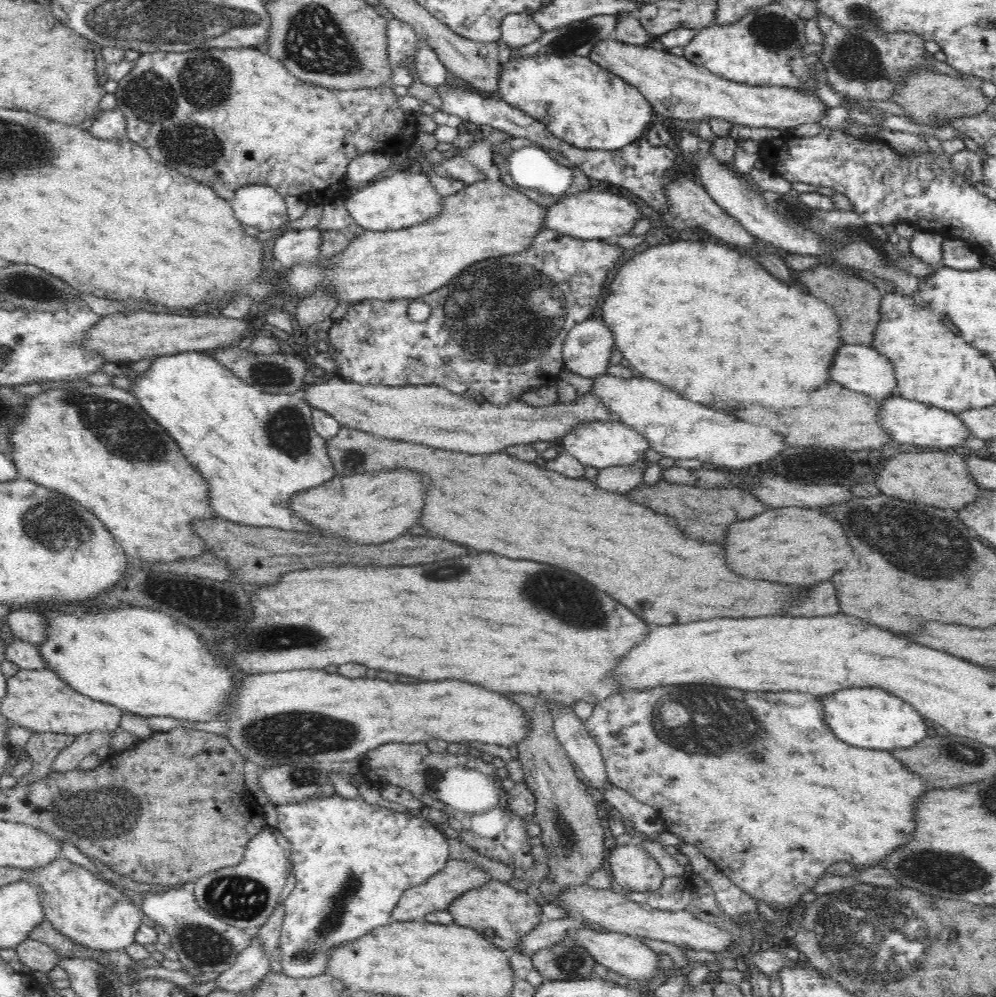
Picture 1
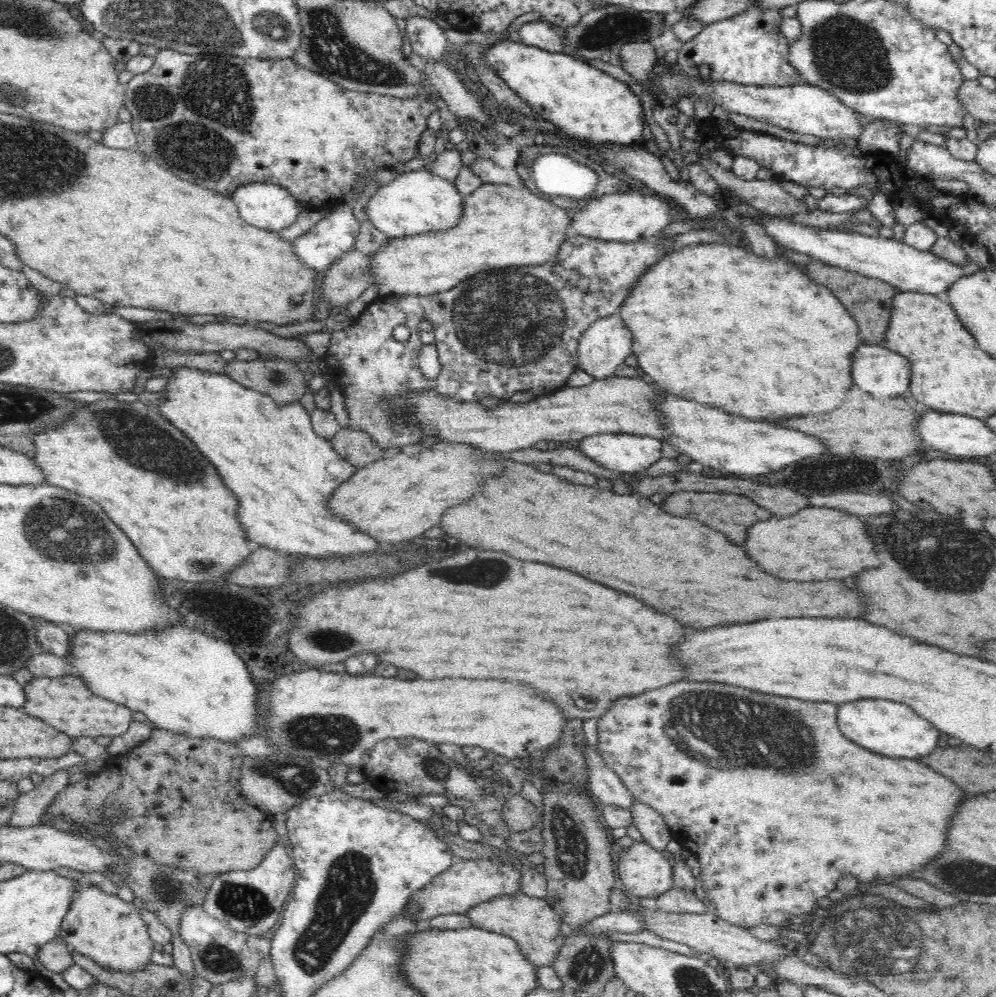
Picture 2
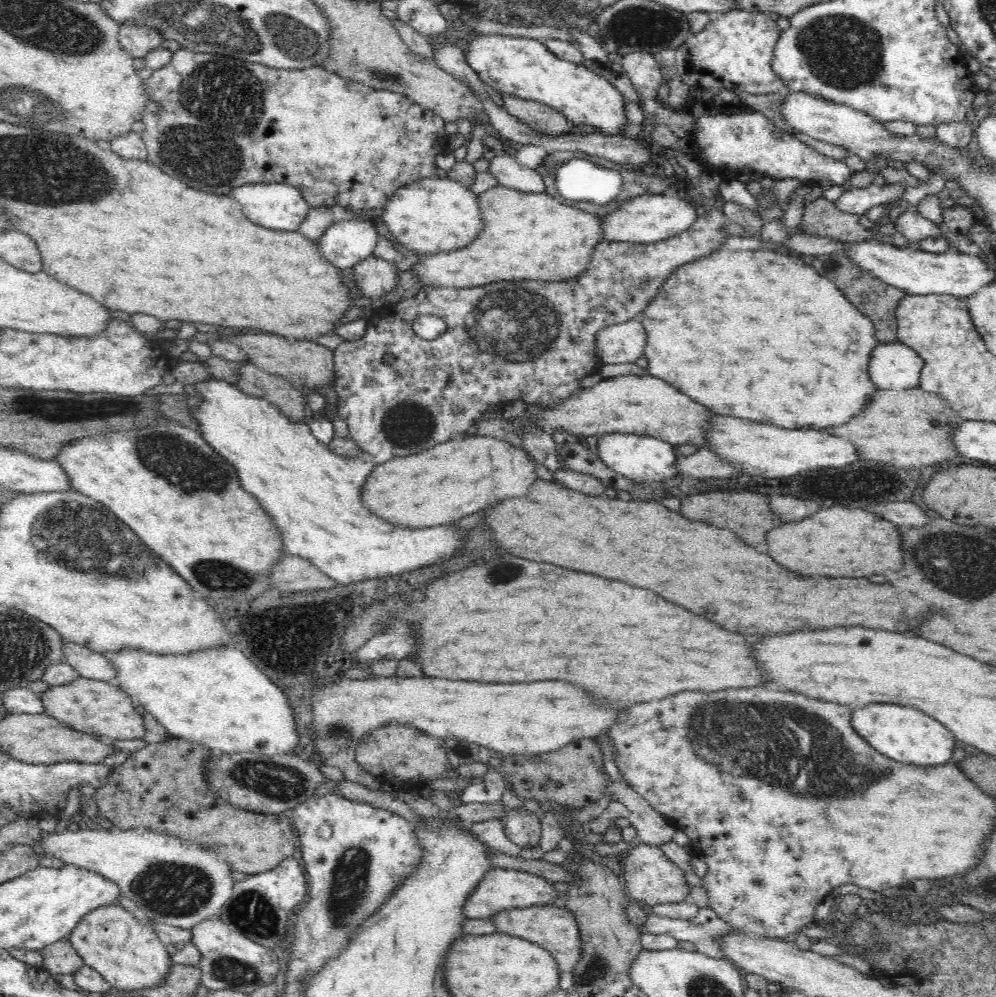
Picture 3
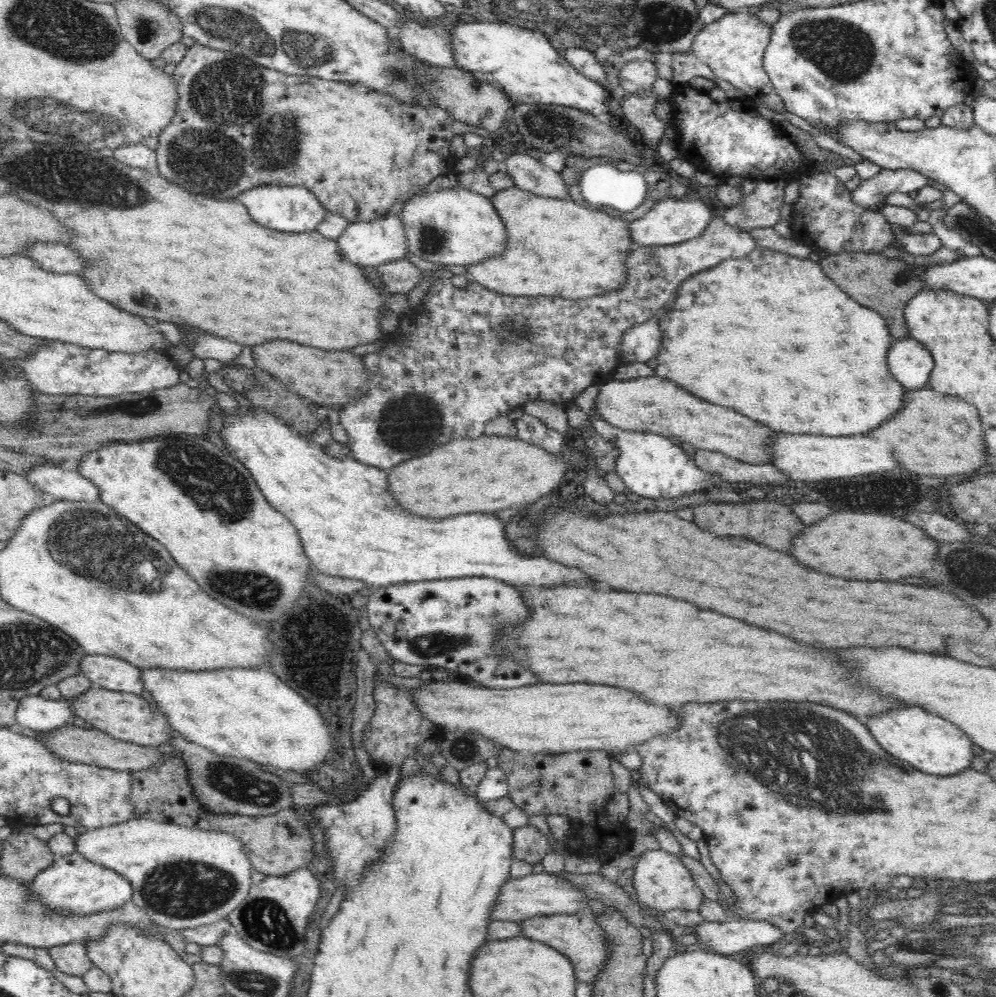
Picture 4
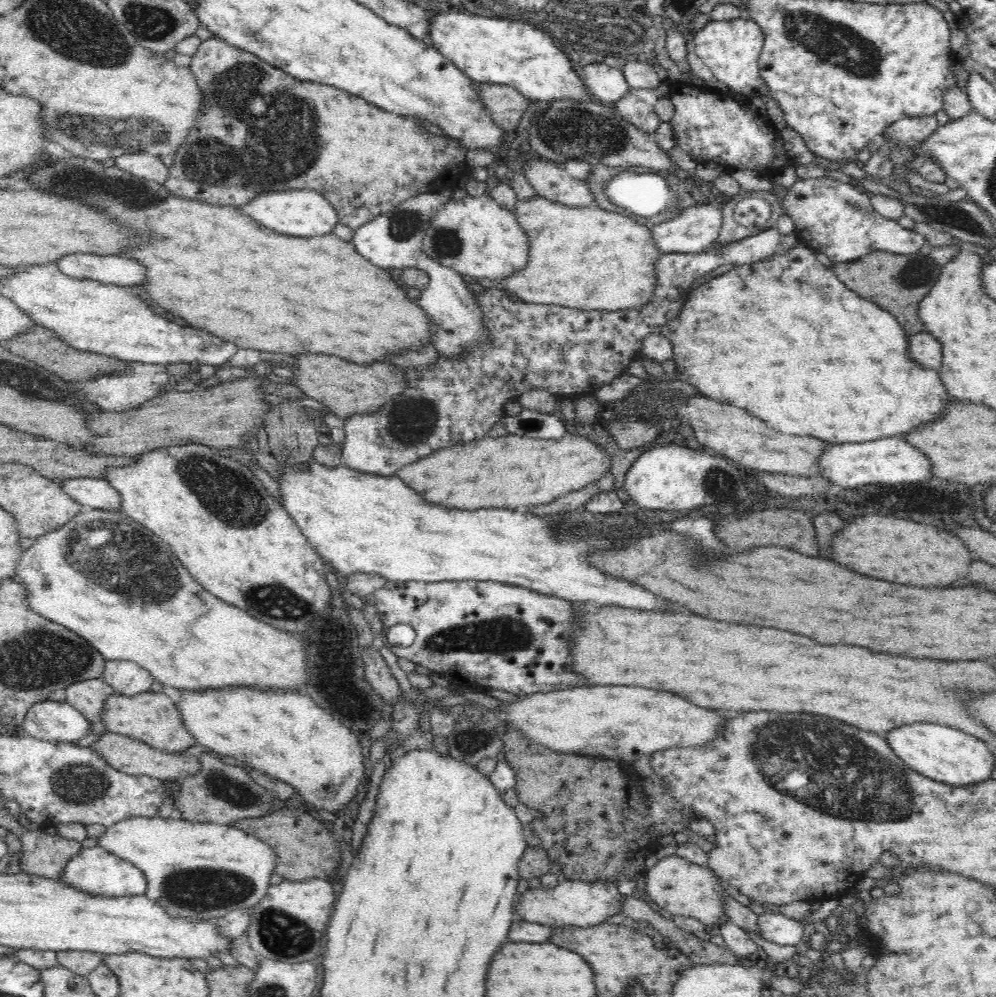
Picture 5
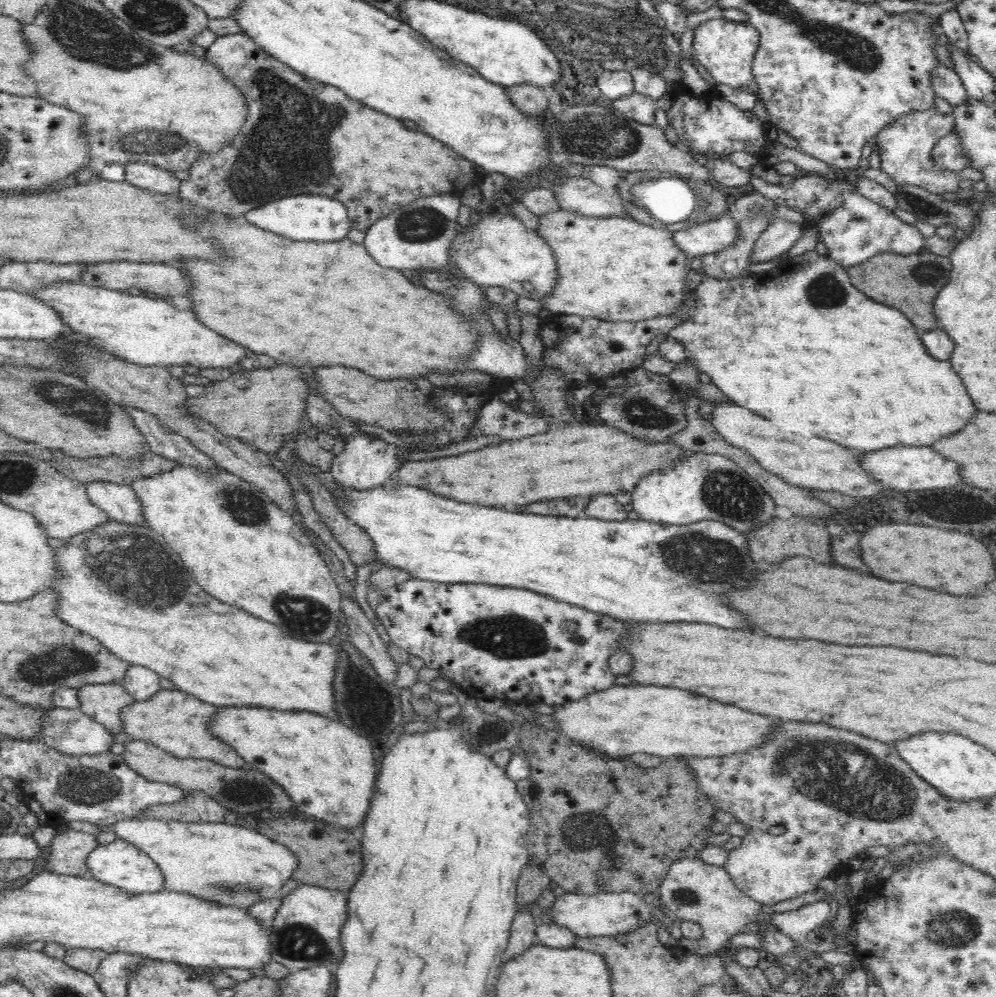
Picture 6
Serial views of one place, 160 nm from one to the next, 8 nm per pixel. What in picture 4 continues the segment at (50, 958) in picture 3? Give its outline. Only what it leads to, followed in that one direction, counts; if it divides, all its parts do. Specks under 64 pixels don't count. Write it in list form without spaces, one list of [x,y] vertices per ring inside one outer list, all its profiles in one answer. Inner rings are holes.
[[[80,942],[50,946],[47,951],[50,953],[52,961],[54,961],[54,967],[64,972],[64,974],[82,977],[93,966],[92,961],[86,955],[86,947]]]

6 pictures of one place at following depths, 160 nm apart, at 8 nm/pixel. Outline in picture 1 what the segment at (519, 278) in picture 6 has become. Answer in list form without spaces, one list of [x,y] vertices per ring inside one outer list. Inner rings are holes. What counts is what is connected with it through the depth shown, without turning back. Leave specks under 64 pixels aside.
[[[395,169],[346,197],[344,210],[366,231],[398,230],[438,214],[442,210],[442,197],[434,191],[428,174],[407,174]]]

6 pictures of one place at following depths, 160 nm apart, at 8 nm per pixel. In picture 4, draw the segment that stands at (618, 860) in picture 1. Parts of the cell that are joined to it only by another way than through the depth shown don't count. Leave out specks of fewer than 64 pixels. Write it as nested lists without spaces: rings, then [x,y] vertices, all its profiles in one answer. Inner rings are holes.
[[[647,849],[638,858],[634,866],[632,885],[638,900],[644,909],[651,910],[699,910],[704,895],[698,883],[694,881],[690,871],[677,855],[662,849]]]

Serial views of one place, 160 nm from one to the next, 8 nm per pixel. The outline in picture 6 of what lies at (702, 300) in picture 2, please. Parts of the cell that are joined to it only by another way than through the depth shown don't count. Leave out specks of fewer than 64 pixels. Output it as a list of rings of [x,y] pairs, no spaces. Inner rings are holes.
[[[815,249],[802,255],[789,256],[776,268],[766,272],[745,274],[732,280],[718,280],[706,275],[696,287],[696,318],[678,323],[667,336],[678,339],[682,345],[686,345],[686,358],[694,359],[700,371],[710,374],[711,382],[714,382],[720,390],[724,390],[738,406],[754,410],[758,416],[764,416],[782,432],[790,430],[800,436],[820,436],[858,452],[877,453],[898,446],[932,448],[936,442],[962,432],[980,414],[978,406],[968,394],[964,380],[954,372],[949,360],[939,359],[930,354],[915,324],[901,310],[876,302],[875,298],[858,290],[853,282],[850,282],[850,273],[846,267],[834,262],[827,255],[818,254]]]

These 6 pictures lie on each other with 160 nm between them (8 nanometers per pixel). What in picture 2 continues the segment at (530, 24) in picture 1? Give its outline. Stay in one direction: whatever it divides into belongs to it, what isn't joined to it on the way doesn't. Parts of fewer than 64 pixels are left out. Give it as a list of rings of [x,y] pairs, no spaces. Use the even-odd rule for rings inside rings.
[[[524,22],[514,37],[516,42],[522,42],[525,46],[536,46],[538,49],[548,50],[552,53],[563,52],[560,36],[550,26],[549,22]]]

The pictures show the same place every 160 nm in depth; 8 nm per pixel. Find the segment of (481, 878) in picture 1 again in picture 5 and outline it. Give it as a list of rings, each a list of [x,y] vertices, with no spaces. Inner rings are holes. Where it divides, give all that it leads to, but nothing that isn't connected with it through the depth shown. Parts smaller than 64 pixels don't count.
[[[565,880],[558,883],[554,890],[546,890],[543,886],[527,889],[515,901],[517,919],[540,923],[551,927],[574,926],[580,928],[594,928],[607,923],[612,916],[620,916],[624,895],[618,886],[611,882],[580,882]]]

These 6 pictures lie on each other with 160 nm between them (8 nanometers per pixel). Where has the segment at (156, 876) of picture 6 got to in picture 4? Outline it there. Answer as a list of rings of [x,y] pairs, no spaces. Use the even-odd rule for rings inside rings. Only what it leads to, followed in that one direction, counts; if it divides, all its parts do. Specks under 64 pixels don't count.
[[[76,851],[56,857],[52,866],[43,868],[30,880],[30,886],[32,893],[40,895],[48,910],[64,911],[66,915],[89,915],[114,910],[130,901],[133,894],[129,879],[99,863],[90,862]]]

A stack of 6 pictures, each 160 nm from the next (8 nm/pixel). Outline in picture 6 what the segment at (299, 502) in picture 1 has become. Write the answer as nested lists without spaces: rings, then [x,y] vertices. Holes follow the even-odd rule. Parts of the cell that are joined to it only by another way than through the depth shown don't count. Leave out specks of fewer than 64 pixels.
[[[568,422],[566,426],[559,428],[550,428],[542,434],[536,434],[536,436],[530,436],[530,438],[522,438],[522,440],[508,440],[500,446],[490,446],[490,448],[482,448],[482,450],[476,450],[476,452],[466,452],[462,456],[450,456],[450,458],[439,457],[432,460],[420,460],[420,461],[405,461],[396,470],[396,474],[400,480],[400,483],[410,484],[412,486],[420,487],[424,490],[432,491],[442,496],[452,496],[460,502],[480,502],[480,504],[486,504],[486,506],[522,506],[522,504],[530,504],[530,502],[538,502],[542,498],[570,498],[570,496],[594,496],[594,494],[610,494],[610,496],[616,496],[618,492],[624,492],[624,494],[632,494],[634,488],[638,486],[638,483],[644,478],[652,476],[654,473],[666,473],[668,470],[674,470],[684,460],[684,458],[693,457],[695,452],[685,447],[681,447],[678,443],[670,441],[670,439],[656,440],[656,442],[650,442],[650,440],[638,440],[634,438],[630,432],[624,432],[620,428],[615,426],[602,426],[602,424],[580,424],[580,422]]]

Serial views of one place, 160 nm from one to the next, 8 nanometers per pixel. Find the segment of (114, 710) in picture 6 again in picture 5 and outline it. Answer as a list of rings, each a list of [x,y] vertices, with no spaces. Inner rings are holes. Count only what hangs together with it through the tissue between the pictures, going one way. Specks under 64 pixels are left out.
[[[92,678],[68,686],[65,693],[65,700],[82,712],[88,720],[102,722],[106,700],[116,692],[104,679]]]

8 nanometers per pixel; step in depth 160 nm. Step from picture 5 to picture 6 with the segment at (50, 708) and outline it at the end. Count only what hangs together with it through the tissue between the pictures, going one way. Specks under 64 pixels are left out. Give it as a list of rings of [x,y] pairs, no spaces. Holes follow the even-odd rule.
[[[52,707],[44,720],[44,732],[41,739],[50,748],[57,749],[60,754],[66,756],[102,756],[110,754],[116,740],[112,733],[93,718],[84,714],[81,709],[68,710],[66,708]]]

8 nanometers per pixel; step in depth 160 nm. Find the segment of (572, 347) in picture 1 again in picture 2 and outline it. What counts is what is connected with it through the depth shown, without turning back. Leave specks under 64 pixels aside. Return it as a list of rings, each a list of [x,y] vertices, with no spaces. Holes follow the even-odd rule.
[[[618,314],[598,318],[590,325],[578,338],[578,348],[576,348],[578,364],[576,366],[594,377],[594,380],[602,380],[614,375],[616,368],[632,354],[632,334]]]

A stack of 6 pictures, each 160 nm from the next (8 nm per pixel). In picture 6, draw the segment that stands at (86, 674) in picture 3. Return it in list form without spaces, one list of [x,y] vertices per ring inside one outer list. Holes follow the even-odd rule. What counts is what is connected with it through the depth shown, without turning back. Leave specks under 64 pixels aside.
[[[133,665],[120,684],[124,685],[137,701],[144,701],[150,700],[152,696],[162,690],[160,680],[162,680],[162,676],[158,672]]]

